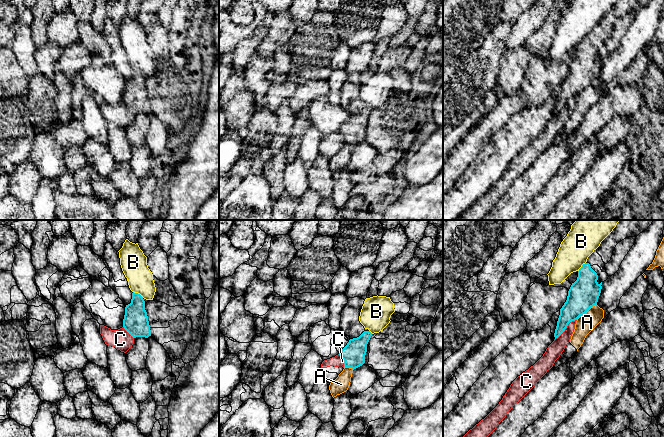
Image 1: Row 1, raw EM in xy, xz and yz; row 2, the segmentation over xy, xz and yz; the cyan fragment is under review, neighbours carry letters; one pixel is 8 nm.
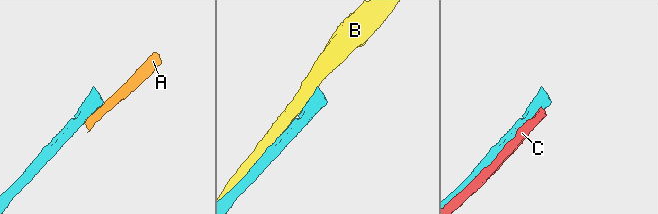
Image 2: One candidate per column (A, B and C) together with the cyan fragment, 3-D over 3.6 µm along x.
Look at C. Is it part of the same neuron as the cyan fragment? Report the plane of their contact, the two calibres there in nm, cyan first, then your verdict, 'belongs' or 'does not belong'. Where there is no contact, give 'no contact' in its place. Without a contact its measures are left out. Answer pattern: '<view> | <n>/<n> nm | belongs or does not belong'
yz | 200/120 nm | does not belong

